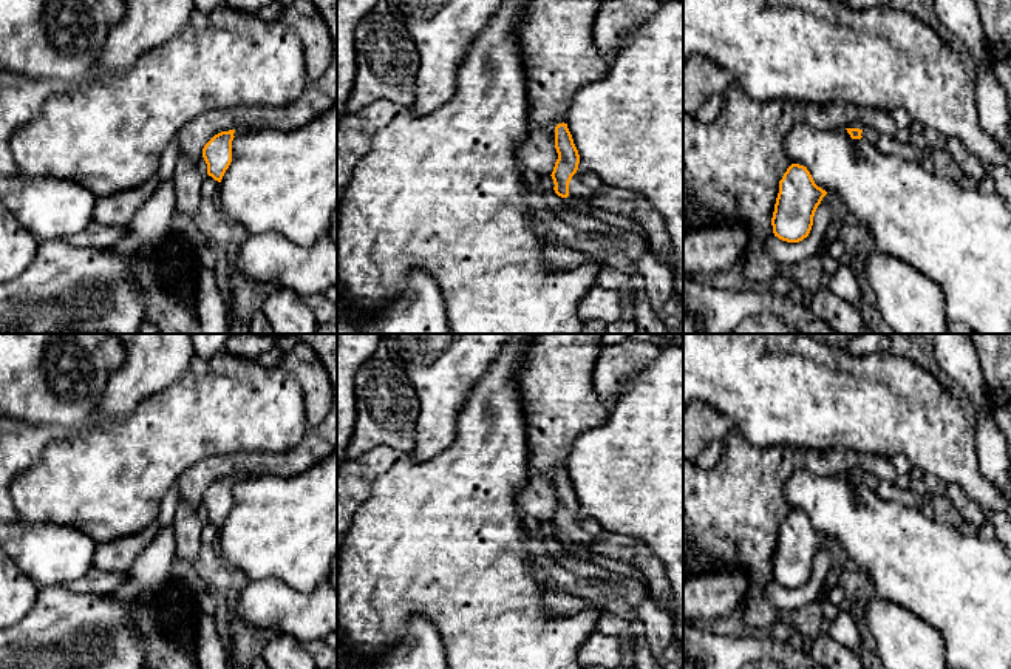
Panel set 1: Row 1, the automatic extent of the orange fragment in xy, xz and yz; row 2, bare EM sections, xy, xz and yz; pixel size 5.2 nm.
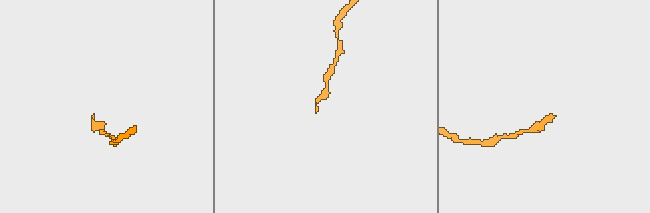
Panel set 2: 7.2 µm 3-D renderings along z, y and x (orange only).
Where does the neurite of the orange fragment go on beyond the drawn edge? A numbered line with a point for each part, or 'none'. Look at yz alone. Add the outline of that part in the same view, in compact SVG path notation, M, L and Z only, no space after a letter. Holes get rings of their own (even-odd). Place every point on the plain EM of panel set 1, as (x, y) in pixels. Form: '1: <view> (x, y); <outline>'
1: yz (891, 492); M863 476L861 482L873 490L883 499L900 502L906 507L920 508L923 505L921 496L912 493L911 490L901 490L894 484L887 484L877 476Z

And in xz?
1: xz (582, 533); M577 518L569 528L569 542L574 548L591 550L591 544L601 533L601 525L595 519ZM592 552L594 553L594 552Z

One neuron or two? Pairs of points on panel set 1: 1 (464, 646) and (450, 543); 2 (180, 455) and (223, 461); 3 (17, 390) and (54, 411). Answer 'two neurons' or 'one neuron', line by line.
1: one neuron
2: two neurons
3: one neuron

